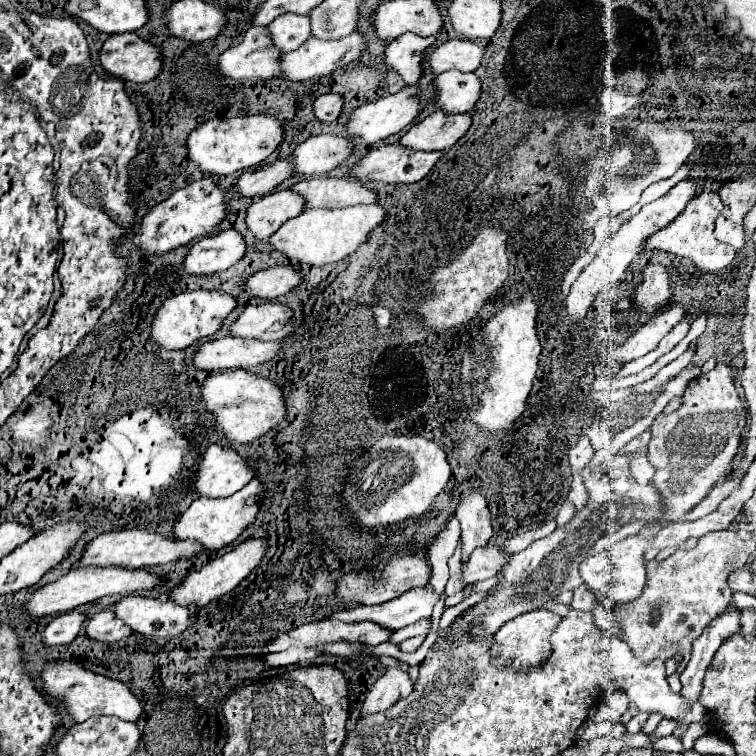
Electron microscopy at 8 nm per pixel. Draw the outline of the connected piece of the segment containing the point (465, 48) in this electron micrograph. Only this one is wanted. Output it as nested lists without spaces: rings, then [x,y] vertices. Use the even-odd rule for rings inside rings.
[[[448,40],[430,56],[430,70],[434,74],[446,72],[446,70],[460,70],[460,72],[474,72],[480,66],[482,60],[482,46],[478,46],[472,40]]]

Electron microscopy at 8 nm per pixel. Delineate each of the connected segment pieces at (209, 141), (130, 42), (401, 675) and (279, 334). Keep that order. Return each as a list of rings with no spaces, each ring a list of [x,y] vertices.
[[[236,116],[236,118],[210,118],[198,124],[186,138],[188,158],[198,164],[206,176],[234,174],[242,168],[258,166],[282,142],[282,122],[272,116]]]
[[[112,34],[98,52],[100,66],[126,82],[150,82],[160,72],[160,52],[138,34]]]
[[[386,668],[384,676],[380,676],[374,686],[368,690],[366,700],[362,704],[362,714],[380,712],[384,708],[390,708],[396,700],[406,698],[413,689],[408,689],[408,673],[402,668]]]
[[[262,302],[248,304],[242,314],[232,322],[230,336],[256,338],[256,340],[280,340],[294,328],[290,324],[292,312],[282,304]]]

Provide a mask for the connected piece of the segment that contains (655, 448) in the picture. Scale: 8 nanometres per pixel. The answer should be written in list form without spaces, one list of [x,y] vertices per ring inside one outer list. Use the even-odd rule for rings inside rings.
[[[718,362],[708,374],[694,378],[682,406],[672,412],[660,412],[652,422],[652,440],[648,444],[648,460],[656,466],[654,484],[664,498],[666,516],[662,524],[680,520],[690,508],[708,496],[712,486],[728,476],[728,470],[738,456],[742,432],[746,426],[746,408],[734,386],[734,368],[728,362]]]

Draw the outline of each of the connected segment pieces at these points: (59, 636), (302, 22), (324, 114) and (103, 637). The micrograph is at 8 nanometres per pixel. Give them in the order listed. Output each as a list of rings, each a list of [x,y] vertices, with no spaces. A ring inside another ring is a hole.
[[[68,612],[56,616],[44,630],[42,630],[42,644],[44,646],[60,646],[60,644],[70,644],[84,622],[84,614],[80,612]]]
[[[300,14],[278,16],[274,22],[268,24],[268,30],[270,30],[272,44],[280,52],[296,50],[300,44],[304,44],[310,38],[308,16],[300,16]]]
[[[322,94],[314,98],[312,108],[314,108],[314,116],[320,122],[332,122],[338,118],[342,110],[342,96],[340,94]]]
[[[112,610],[96,612],[86,622],[86,636],[96,642],[118,642],[128,634],[132,634],[132,630],[122,620],[118,620]]]

